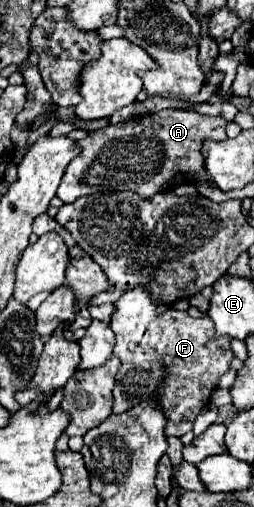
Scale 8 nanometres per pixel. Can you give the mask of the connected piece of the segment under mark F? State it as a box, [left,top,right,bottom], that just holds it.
[109,287,235,437]

